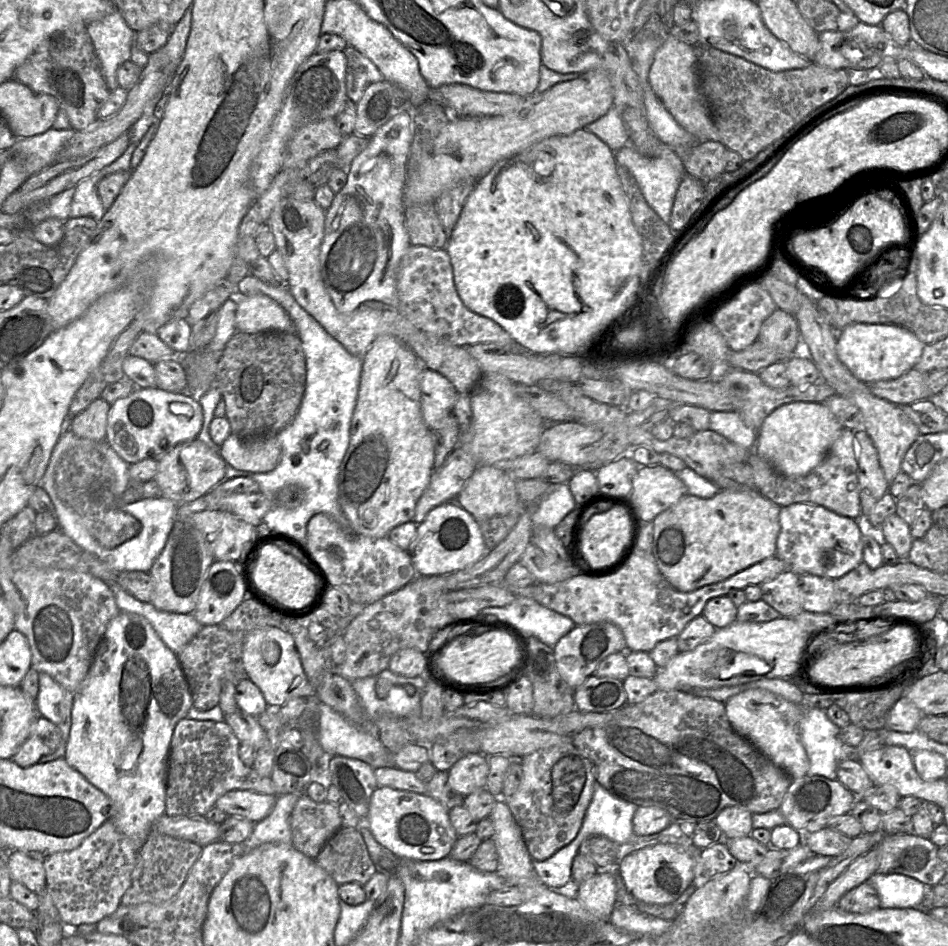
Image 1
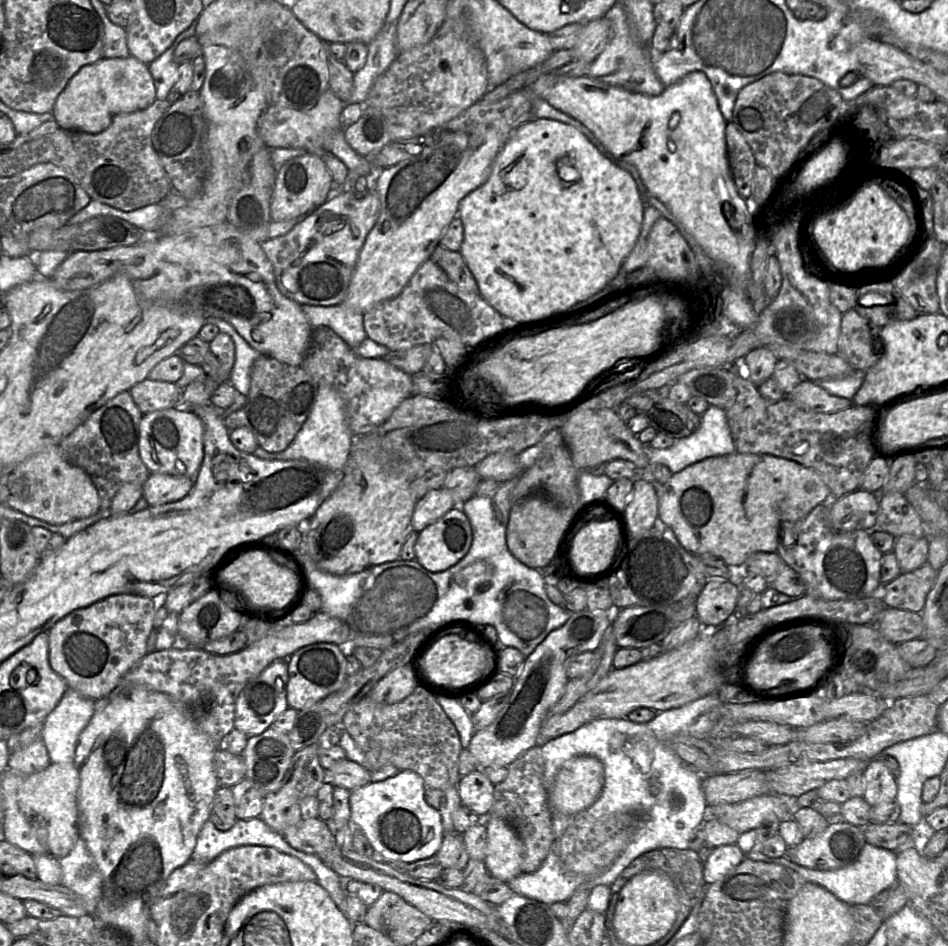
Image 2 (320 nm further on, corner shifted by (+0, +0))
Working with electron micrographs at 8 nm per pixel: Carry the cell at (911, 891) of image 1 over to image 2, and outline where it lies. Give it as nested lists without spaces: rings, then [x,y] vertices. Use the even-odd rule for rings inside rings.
[[[867,843],[853,864],[840,869],[827,871],[805,868],[795,864],[786,856],[770,858],[754,850],[751,850],[746,856],[753,861],[787,867],[801,875],[807,882],[824,887],[848,905],[869,904],[875,895],[886,889],[891,889],[897,884],[896,853]]]

